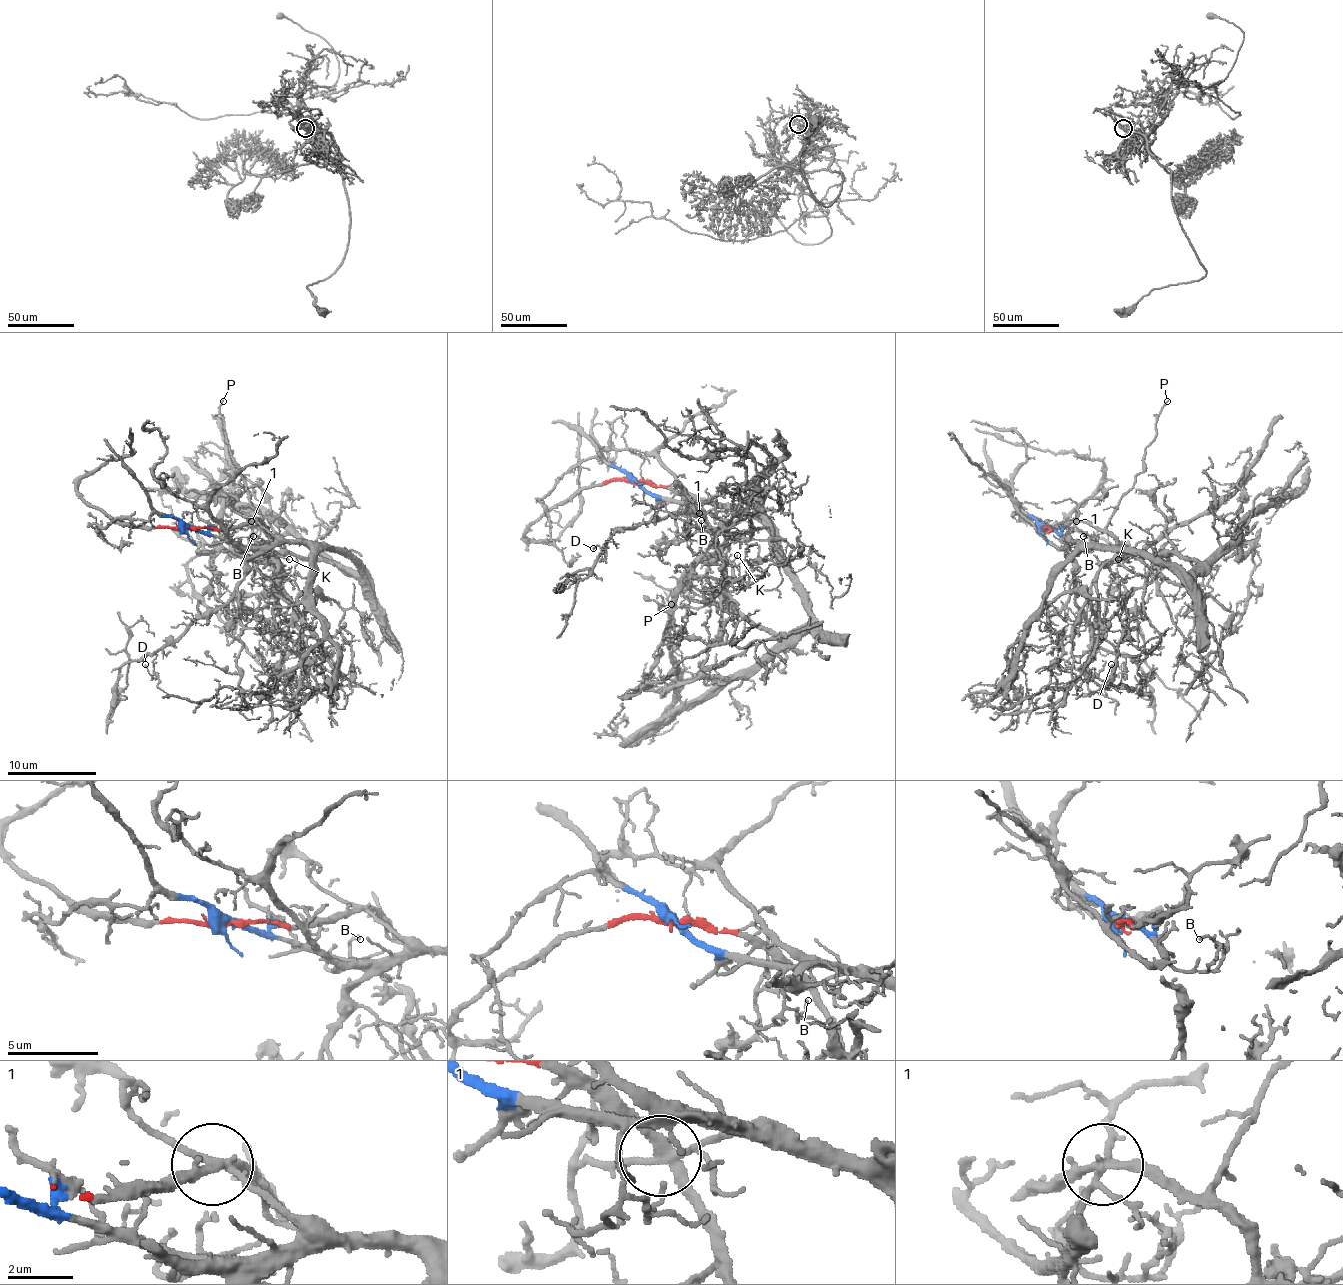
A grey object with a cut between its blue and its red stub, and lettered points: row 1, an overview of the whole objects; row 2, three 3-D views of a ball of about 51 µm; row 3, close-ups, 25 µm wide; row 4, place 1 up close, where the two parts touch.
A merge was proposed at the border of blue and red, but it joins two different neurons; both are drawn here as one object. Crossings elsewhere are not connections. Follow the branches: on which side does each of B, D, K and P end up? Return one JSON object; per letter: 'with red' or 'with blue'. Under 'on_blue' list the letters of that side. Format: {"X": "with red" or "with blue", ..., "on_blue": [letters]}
{"B": "with blue", "D": "with blue", "K": "with red", "P": "with red", "on_blue": ["B", "D"]}

